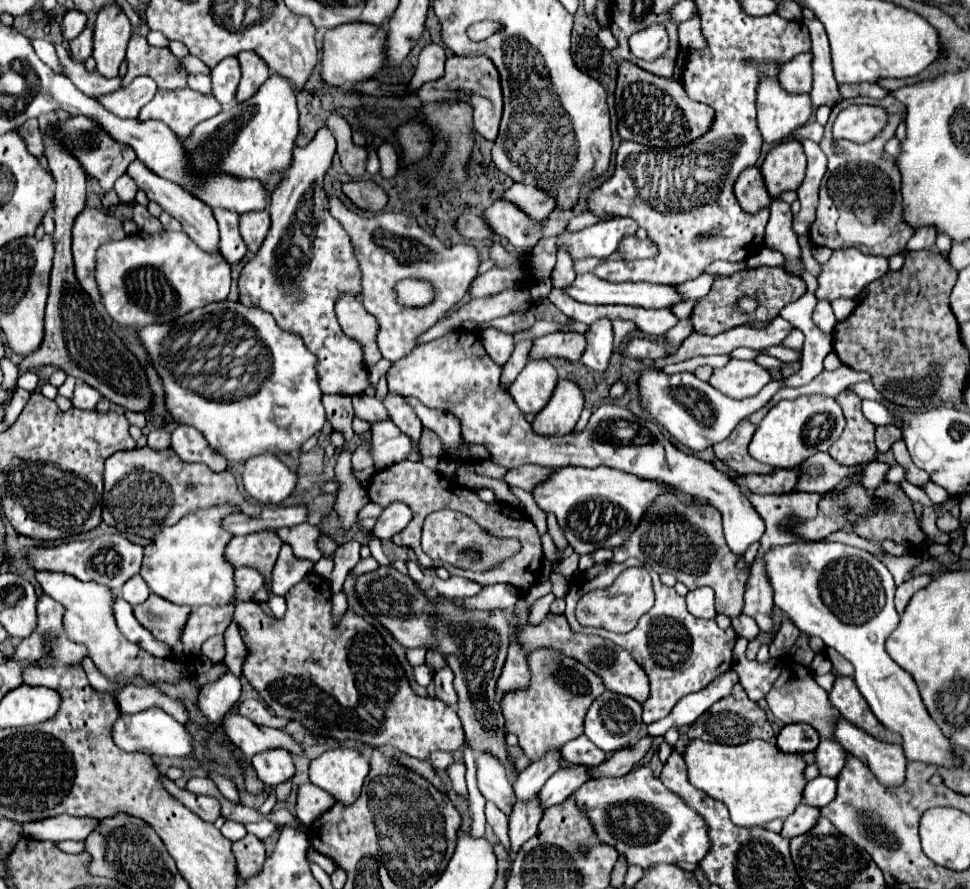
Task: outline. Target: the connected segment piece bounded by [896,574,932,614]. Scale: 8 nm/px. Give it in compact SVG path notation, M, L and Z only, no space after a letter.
M920 574L920 576L914 576L914 578L910 578L910 580L906 580L904 584L898 586L898 590L896 590L896 610L898 610L898 614L904 612L904 608L908 606L910 598L916 594L916 590L924 588L930 580L932 578L928 574Z

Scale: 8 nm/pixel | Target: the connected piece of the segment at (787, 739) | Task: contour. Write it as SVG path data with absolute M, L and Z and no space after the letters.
M788 724L778 734L778 748L784 754L812 752L818 742L818 732L808 724Z

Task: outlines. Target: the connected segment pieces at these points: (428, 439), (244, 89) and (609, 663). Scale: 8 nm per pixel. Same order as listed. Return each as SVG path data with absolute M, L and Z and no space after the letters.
M424 428L424 432L422 432L420 450L422 450L422 456L428 456L428 454L444 456L444 452L442 452L442 444L440 444L438 436L436 436L432 430L428 430L428 428Z
M240 52L238 60L242 66L242 80L236 92L236 100L244 102L266 82L266 78L270 76L270 68L262 64L262 58L254 52Z
M558 616L556 620L542 620L540 626L524 626L522 632L520 632L520 642L524 646L524 654L530 654L532 650L536 648L542 648L542 646L552 646L554 650L560 650L562 654L570 656L570 658L576 658L580 660L582 664L586 664L592 672L596 672L602 680L604 680L604 686L616 694L622 694L622 696L630 696L634 698L638 704L644 704L650 696L650 682L648 682L648 676L646 672L634 662L634 658L624 652L622 648L614 648L612 650L612 642L610 640L604 640L600 636L584 636L584 634L576 634L570 630L568 622L564 616Z

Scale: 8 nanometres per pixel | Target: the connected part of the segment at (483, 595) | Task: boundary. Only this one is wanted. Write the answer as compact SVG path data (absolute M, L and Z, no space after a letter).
M494 584L494 586L484 588L478 596L462 600L462 604L466 608L478 608L478 610L490 610L490 608L508 610L516 604L518 598L520 598L520 592L516 592L516 588L508 584Z

